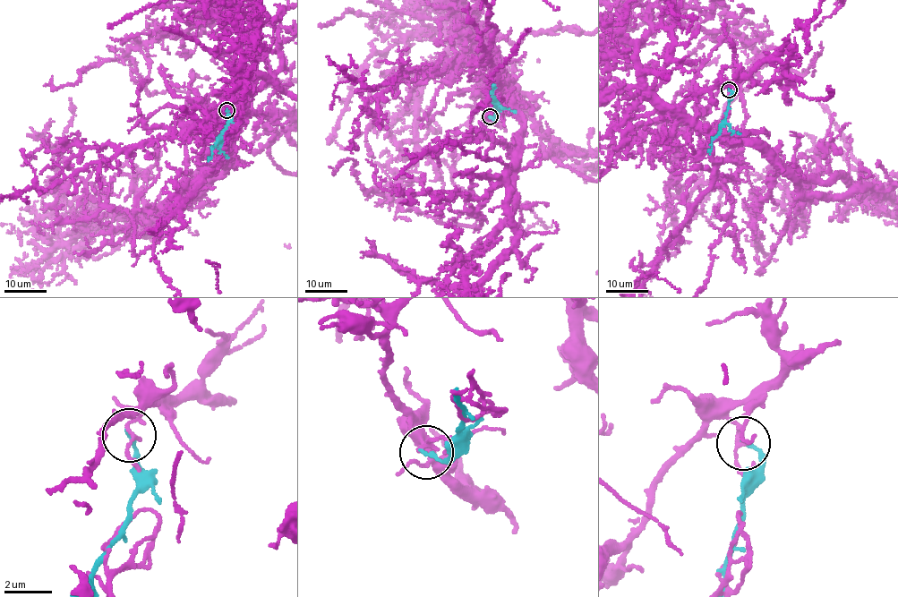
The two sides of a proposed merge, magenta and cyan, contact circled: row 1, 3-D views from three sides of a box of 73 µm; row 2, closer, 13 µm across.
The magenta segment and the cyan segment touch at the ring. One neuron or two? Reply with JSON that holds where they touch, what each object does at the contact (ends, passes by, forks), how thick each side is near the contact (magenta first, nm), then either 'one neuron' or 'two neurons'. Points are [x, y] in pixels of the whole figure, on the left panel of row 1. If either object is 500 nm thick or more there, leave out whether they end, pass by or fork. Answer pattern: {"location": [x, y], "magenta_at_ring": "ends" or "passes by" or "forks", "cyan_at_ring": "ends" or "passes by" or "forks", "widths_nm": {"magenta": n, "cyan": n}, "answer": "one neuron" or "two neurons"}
{"location": [226, 110], "magenta_at_ring": "passes by", "cyan_at_ring": "ends", "widths_nm": {"magenta": 140, "cyan": 170}, "answer": "two neurons"}

